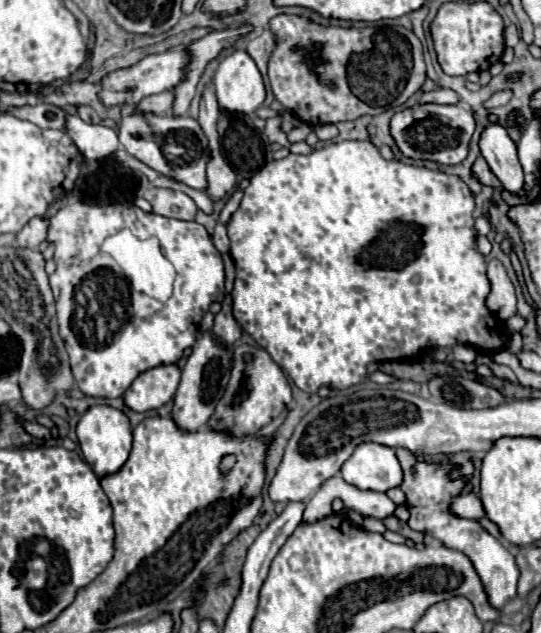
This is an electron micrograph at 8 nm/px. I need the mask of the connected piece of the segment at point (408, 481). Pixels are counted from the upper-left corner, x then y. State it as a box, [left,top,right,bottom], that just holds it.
[396,450,520,610]

